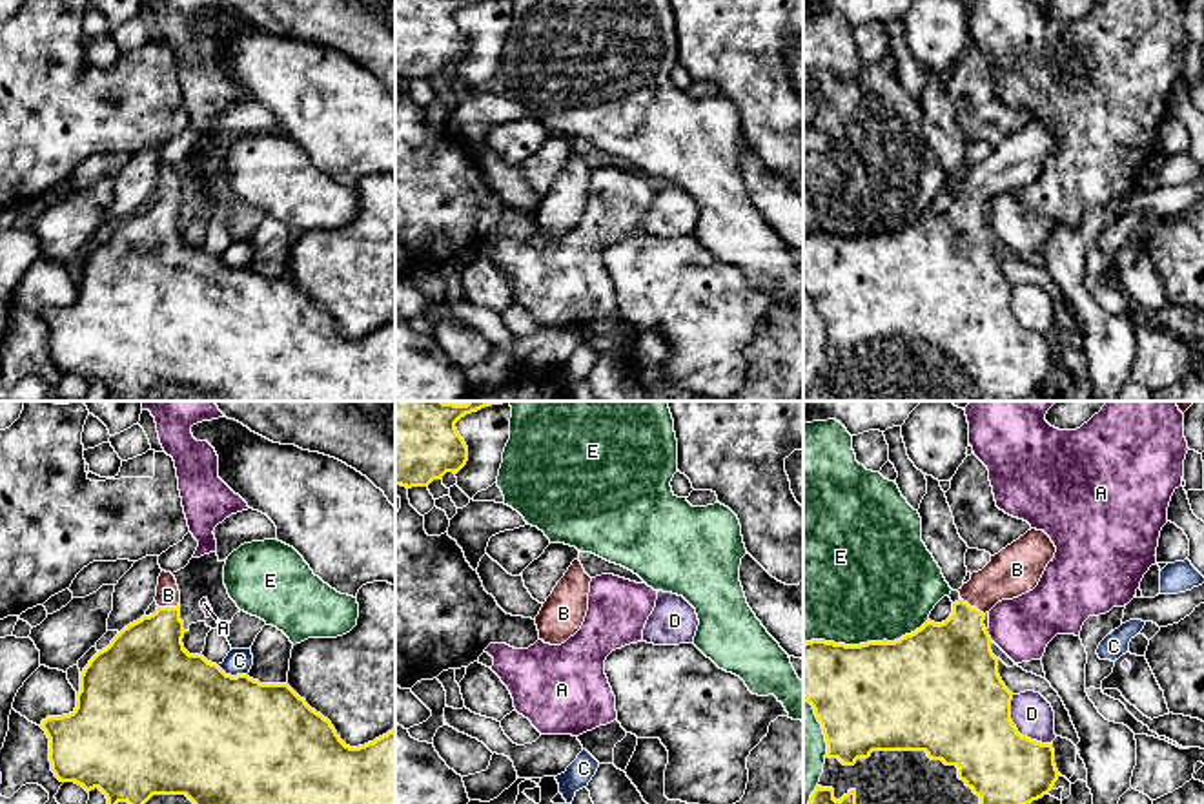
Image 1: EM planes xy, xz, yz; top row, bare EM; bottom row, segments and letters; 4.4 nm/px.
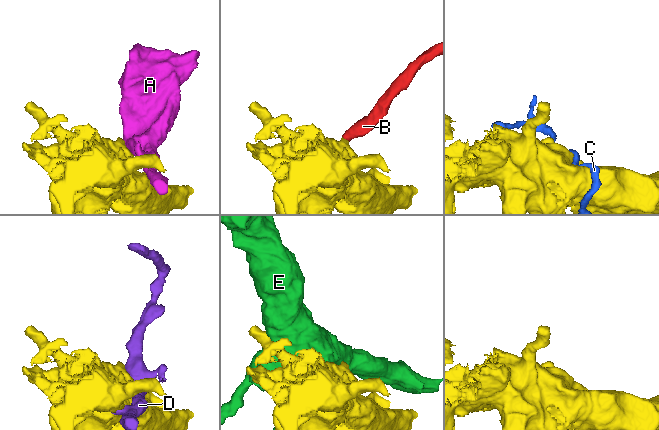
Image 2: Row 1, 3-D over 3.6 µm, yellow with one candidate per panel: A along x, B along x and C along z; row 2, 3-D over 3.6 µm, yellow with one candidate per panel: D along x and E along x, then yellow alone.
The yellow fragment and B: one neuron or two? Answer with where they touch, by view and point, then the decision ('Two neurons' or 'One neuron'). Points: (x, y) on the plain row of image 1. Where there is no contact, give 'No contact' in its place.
Touches yellow at yz (973, 199). One neuron

